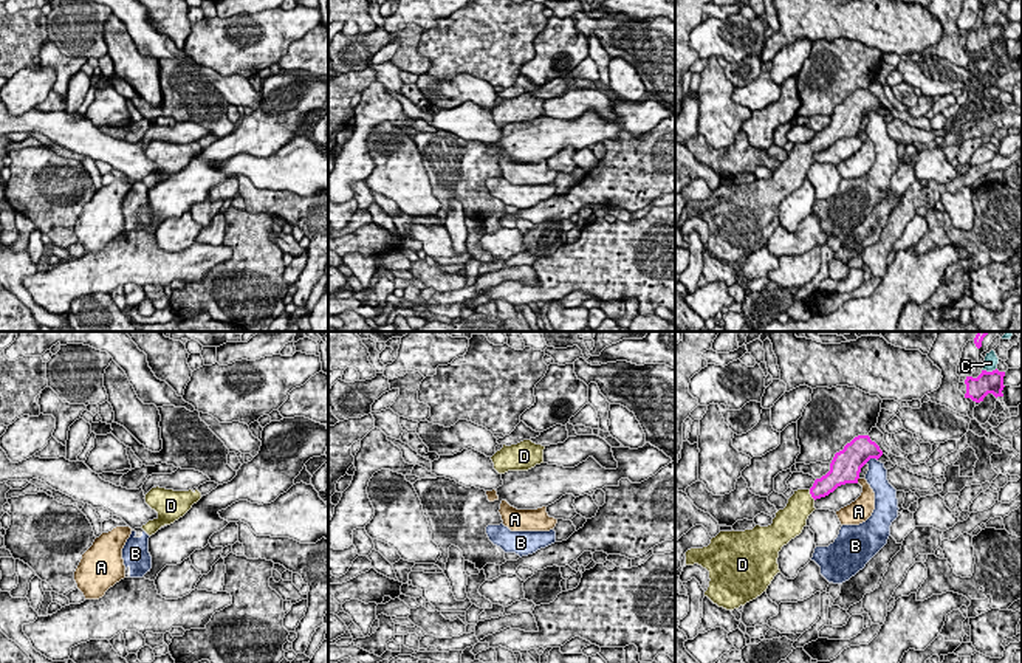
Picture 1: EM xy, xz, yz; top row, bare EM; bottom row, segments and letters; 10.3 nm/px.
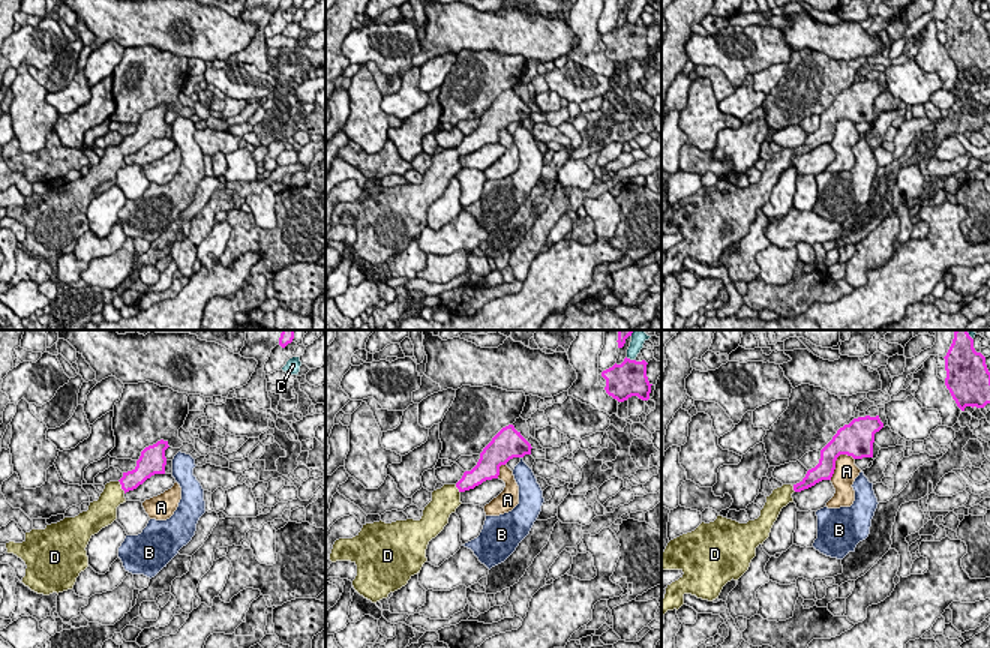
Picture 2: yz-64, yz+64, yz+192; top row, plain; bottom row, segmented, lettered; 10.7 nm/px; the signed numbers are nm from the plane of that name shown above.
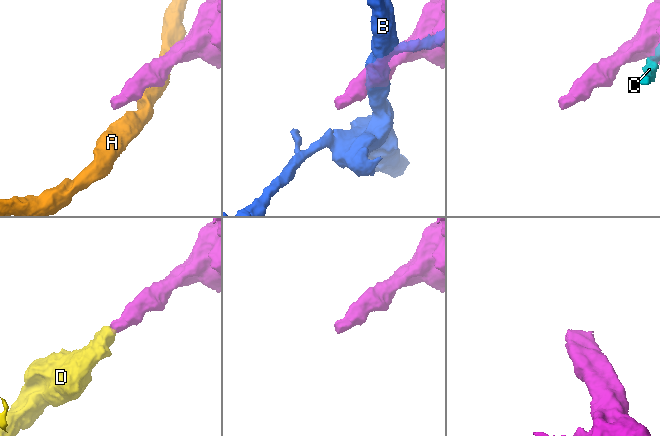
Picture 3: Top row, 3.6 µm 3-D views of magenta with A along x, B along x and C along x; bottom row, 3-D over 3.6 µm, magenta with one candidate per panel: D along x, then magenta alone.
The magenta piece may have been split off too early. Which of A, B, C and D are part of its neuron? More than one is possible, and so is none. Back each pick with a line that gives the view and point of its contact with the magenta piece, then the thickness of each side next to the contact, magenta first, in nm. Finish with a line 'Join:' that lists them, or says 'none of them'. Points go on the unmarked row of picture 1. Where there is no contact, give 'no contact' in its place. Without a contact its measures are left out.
D: meets magenta in yz at (810, 146); 200 nm thick on the magenta side, 280 nm on the other
Join: D

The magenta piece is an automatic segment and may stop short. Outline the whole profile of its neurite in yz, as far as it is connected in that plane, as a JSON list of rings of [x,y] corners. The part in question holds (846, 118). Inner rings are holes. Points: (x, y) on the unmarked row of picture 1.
[[[858,88],[835,107],[830,124],[816,132],[810,143],[794,144],[771,178],[720,184],[708,200],[688,203],[686,218],[698,217],[709,225],[705,249],[718,260],[734,263],[766,245],[780,226],[779,204],[802,186],[808,169],[816,163],[815,153],[841,138],[858,136],[861,121],[881,108],[883,104],[869,88]]]

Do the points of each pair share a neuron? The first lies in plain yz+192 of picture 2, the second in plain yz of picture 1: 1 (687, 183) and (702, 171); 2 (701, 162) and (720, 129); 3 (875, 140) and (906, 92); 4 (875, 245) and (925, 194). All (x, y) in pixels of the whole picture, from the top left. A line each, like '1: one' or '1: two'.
1: two
2: two
3: two
4: one

